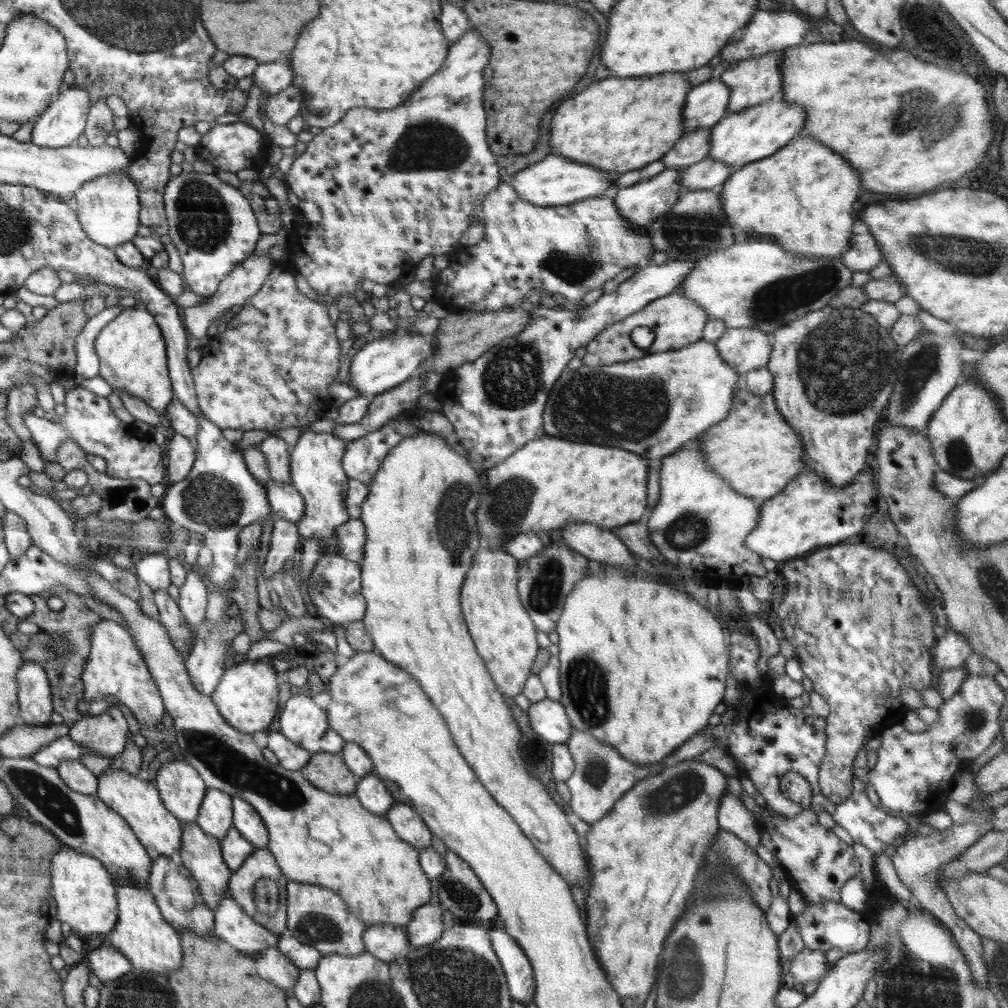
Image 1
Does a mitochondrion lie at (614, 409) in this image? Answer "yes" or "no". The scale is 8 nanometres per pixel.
yes

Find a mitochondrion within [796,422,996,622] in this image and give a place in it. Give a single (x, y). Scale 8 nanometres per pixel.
(958, 458)

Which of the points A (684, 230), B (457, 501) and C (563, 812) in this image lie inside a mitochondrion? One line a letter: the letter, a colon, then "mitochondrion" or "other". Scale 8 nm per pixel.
A: mitochondrion
B: mitochondrion
C: other

